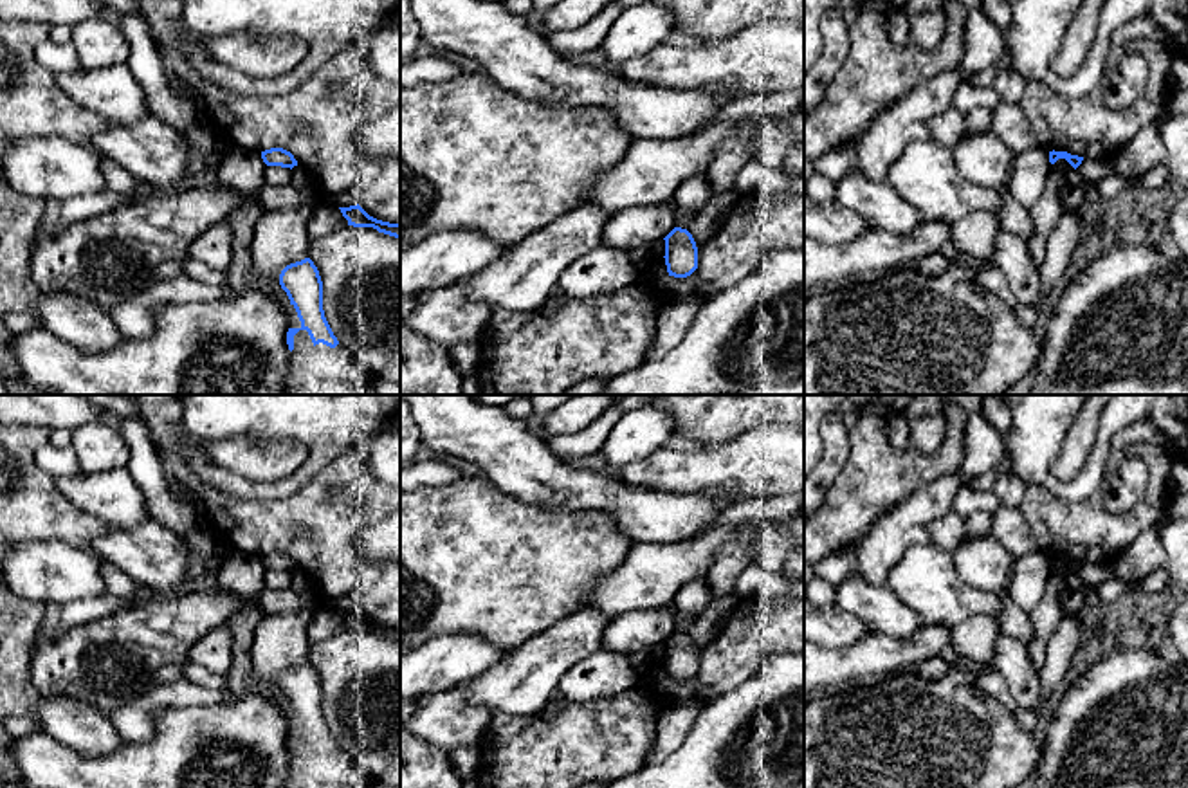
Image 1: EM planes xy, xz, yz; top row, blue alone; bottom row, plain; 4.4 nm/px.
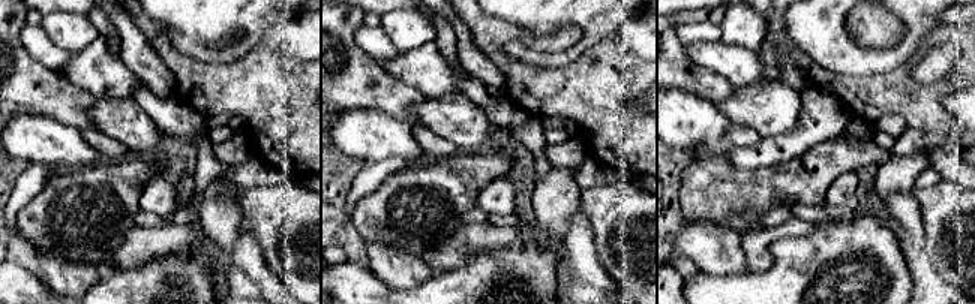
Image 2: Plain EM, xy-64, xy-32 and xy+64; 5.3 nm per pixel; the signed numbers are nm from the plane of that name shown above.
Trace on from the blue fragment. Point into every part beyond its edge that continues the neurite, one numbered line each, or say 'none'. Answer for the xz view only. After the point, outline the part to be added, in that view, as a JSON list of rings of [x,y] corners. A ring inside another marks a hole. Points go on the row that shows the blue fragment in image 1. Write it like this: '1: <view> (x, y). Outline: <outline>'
none

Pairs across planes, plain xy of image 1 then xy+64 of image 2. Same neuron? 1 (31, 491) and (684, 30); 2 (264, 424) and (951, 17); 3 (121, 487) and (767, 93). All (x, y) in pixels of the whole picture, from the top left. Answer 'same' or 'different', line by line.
1: different
2: different
3: different

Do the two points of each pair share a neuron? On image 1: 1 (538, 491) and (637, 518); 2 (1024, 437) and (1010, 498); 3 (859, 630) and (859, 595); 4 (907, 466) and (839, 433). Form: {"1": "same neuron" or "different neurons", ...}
{"1": "same neuron", "2": "different neurons", "3": "different neurons", "4": "different neurons"}

